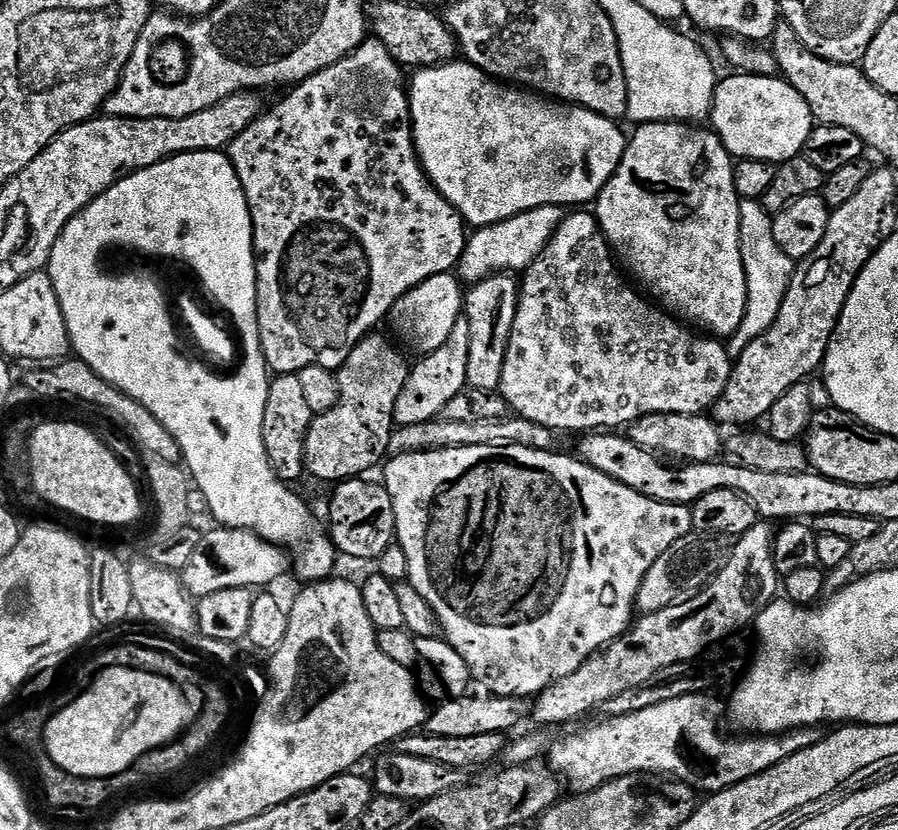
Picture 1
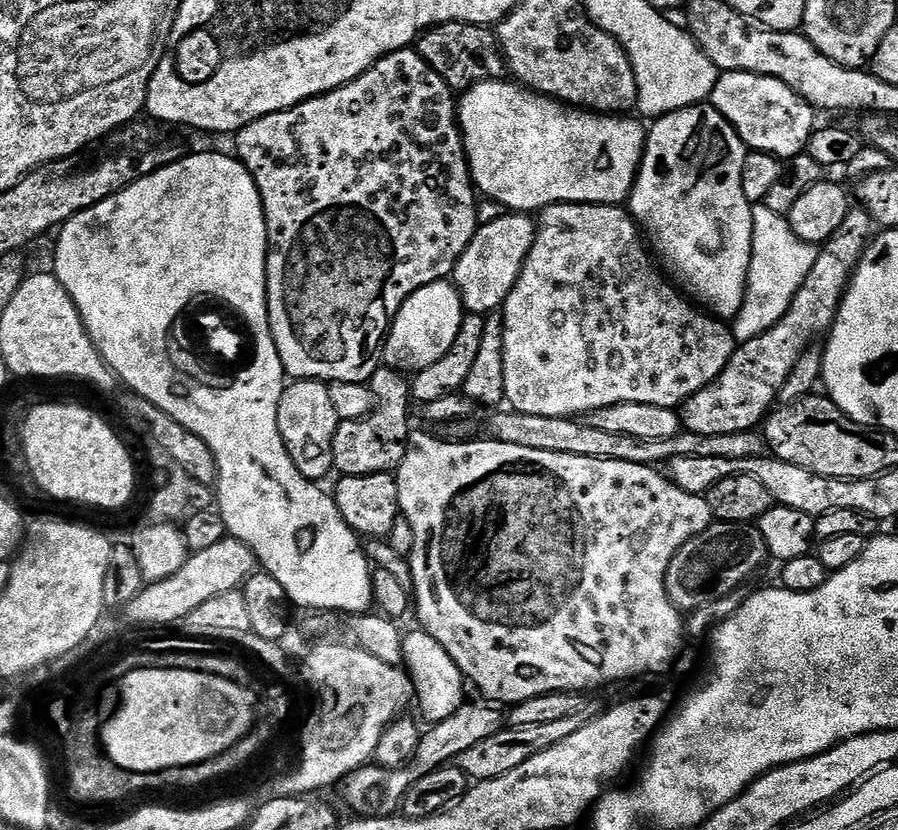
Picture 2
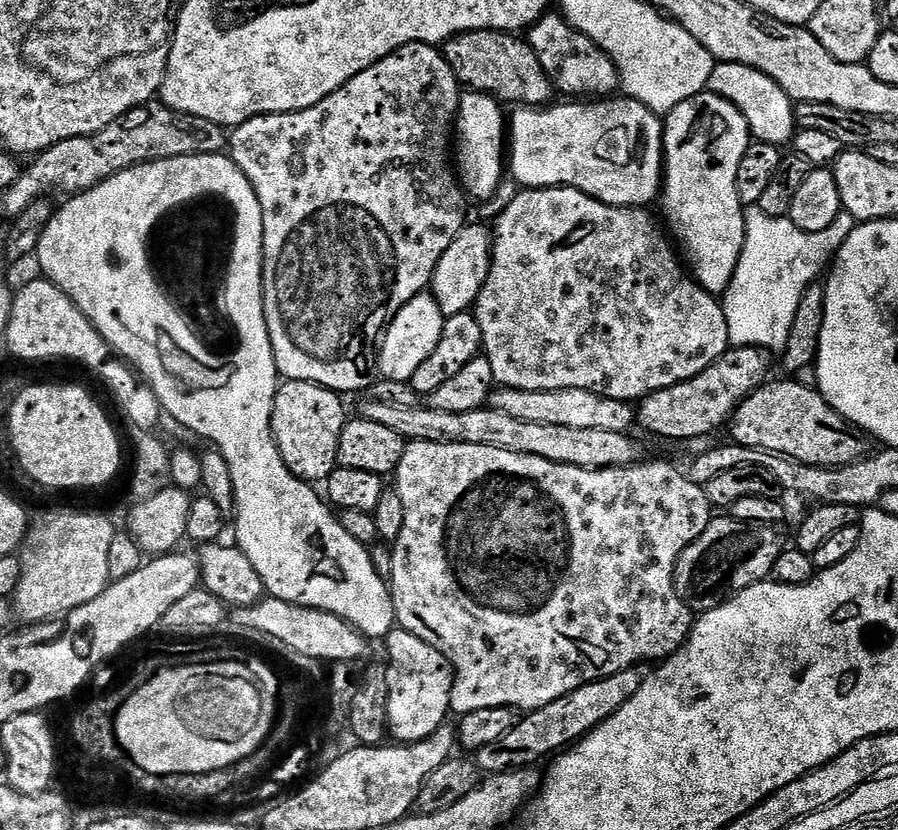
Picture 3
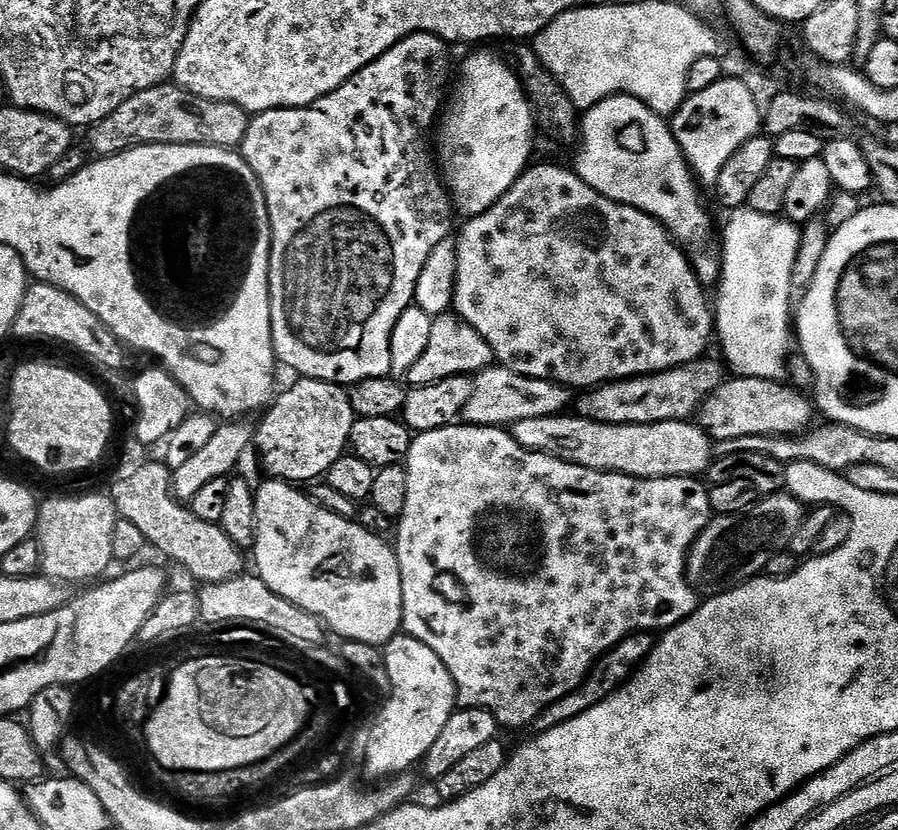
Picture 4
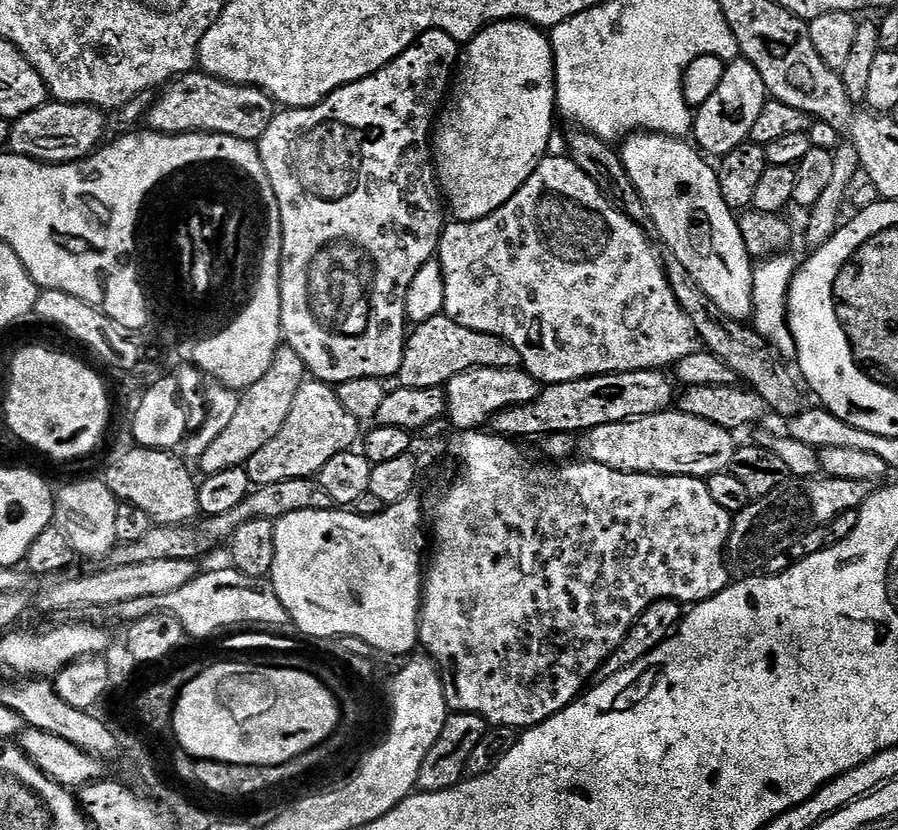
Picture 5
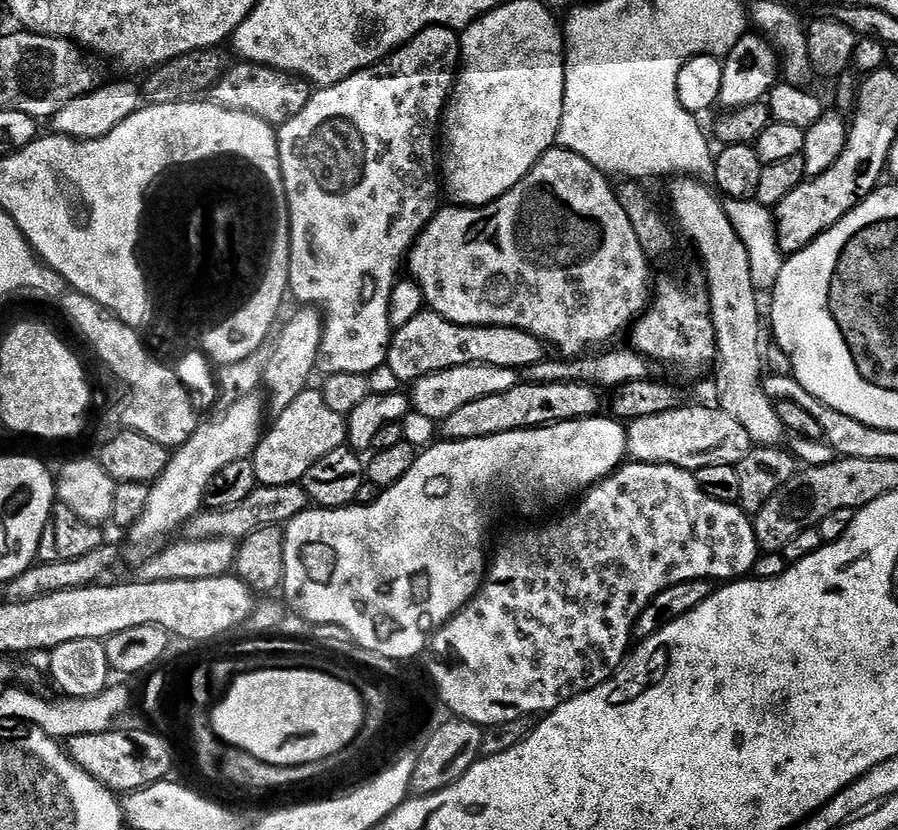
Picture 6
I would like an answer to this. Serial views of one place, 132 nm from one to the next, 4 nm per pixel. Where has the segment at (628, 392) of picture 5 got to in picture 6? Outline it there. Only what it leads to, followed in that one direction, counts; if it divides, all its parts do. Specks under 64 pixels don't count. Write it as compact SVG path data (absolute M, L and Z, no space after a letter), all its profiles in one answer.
M518 382L510 390L502 394L490 394L490 398L478 398L478 402L469 402L466 406L450 414L450 418L439 421L438 432L444 440L469 440L470 438L486 438L494 434L506 434L523 428L546 428L549 424L585 420L587 416L597 415L601 411L600 396L590 384L526 384Z

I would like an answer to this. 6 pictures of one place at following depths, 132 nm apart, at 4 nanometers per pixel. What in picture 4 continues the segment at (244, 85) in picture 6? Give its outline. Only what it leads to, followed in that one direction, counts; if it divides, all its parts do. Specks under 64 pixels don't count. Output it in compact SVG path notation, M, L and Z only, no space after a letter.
M165 82L154 86L150 90L142 90L122 104L110 118L91 125L87 133L87 147L97 157L117 156L128 148L137 148L143 144L205 144L215 148L239 149L241 142L246 138L250 123L250 114L242 106L230 102L214 102L206 98L198 98L187 92L175 82Z

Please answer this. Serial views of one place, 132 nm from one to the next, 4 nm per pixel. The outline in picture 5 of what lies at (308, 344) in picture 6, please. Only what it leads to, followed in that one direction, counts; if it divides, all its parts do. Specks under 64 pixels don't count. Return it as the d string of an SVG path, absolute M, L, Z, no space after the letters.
M280 347L274 354L274 362L270 362L270 370L266 370L266 374L262 374L262 378L254 382L254 386L239 393L238 410L235 411L230 426L210 443L206 452L198 459L201 473L209 476L218 474L218 470L245 467L248 460L254 458L254 454L258 454L258 450L262 450L262 446L266 446L266 442L270 442L270 438L274 438L278 430L282 430L282 422L286 422L290 406L294 406L294 398L305 379L306 369L302 358L298 358L292 348Z

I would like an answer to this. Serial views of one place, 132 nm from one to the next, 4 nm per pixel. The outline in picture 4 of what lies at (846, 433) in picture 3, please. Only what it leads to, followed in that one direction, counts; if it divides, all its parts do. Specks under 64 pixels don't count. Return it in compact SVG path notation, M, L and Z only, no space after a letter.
M742 376L730 378L714 393L698 414L698 423L713 441L751 436L798 436L813 427L814 404L800 392L778 380Z

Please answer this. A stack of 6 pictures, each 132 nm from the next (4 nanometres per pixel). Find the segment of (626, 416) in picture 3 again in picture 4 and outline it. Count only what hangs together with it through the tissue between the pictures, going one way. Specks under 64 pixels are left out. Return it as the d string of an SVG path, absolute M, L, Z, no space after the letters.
M493 366L475 373L472 385L474 394L470 394L470 402L466 402L463 419L479 428L499 428L517 424L526 418L559 416L567 409L564 407L571 402L573 396L563 384L526 378L503 366Z

